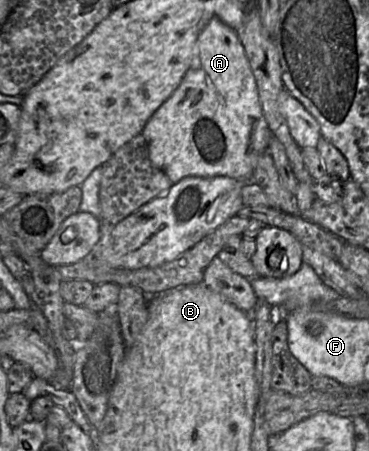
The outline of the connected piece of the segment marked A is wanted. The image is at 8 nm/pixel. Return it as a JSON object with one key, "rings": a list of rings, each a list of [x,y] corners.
{"rings":[[[213,17],[206,24],[197,39],[194,63],[178,88],[150,117],[141,133],[152,165],[163,171],[173,184],[188,176],[227,176],[245,182],[253,181],[258,158],[268,149],[272,134],[263,115],[245,49],[235,29],[218,17]]]}

